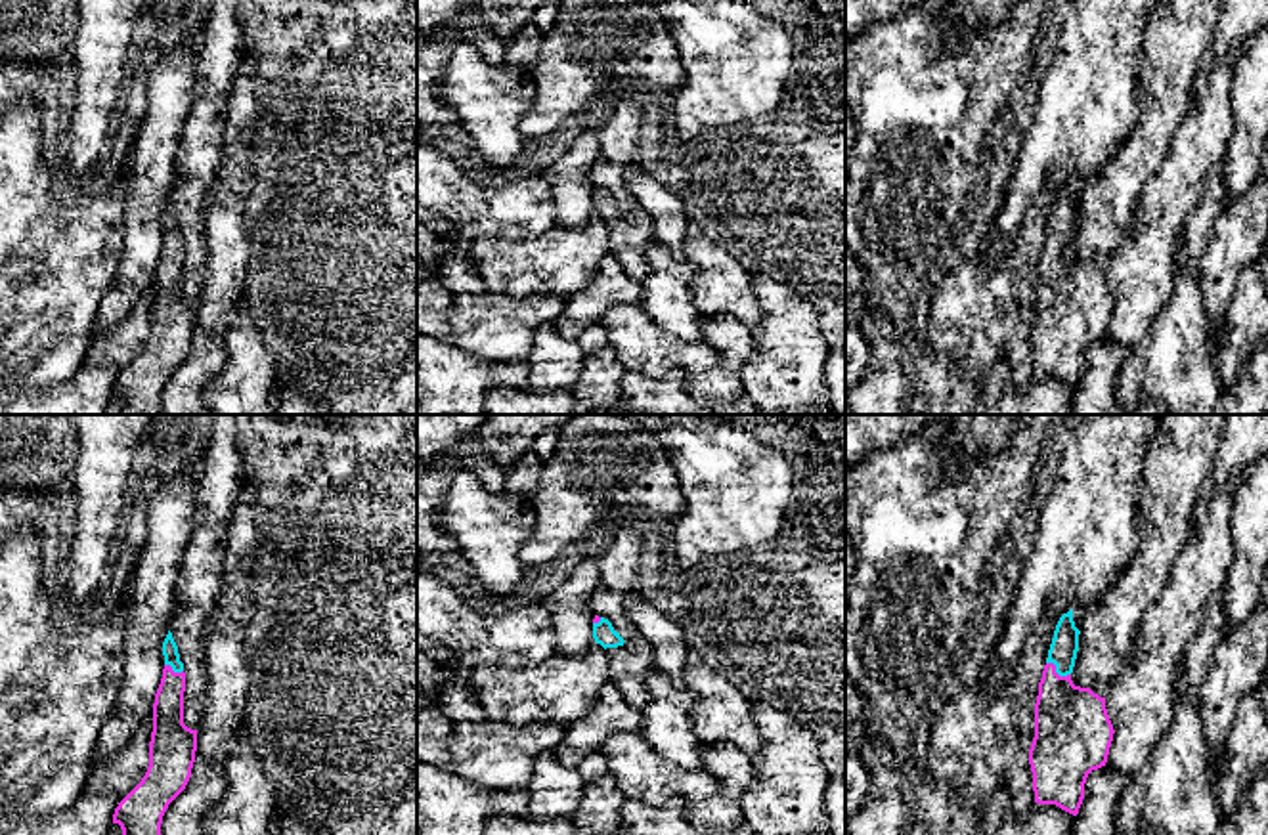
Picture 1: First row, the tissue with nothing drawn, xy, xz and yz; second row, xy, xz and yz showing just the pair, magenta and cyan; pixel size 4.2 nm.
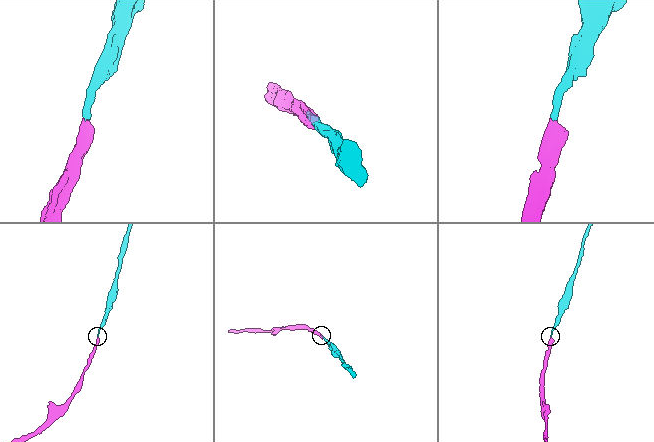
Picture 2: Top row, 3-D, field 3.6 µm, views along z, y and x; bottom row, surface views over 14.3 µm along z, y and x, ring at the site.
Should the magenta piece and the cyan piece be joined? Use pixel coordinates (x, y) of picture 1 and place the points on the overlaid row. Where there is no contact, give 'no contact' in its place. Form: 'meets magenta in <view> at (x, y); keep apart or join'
meets magenta in yz at (1054, 671); join

